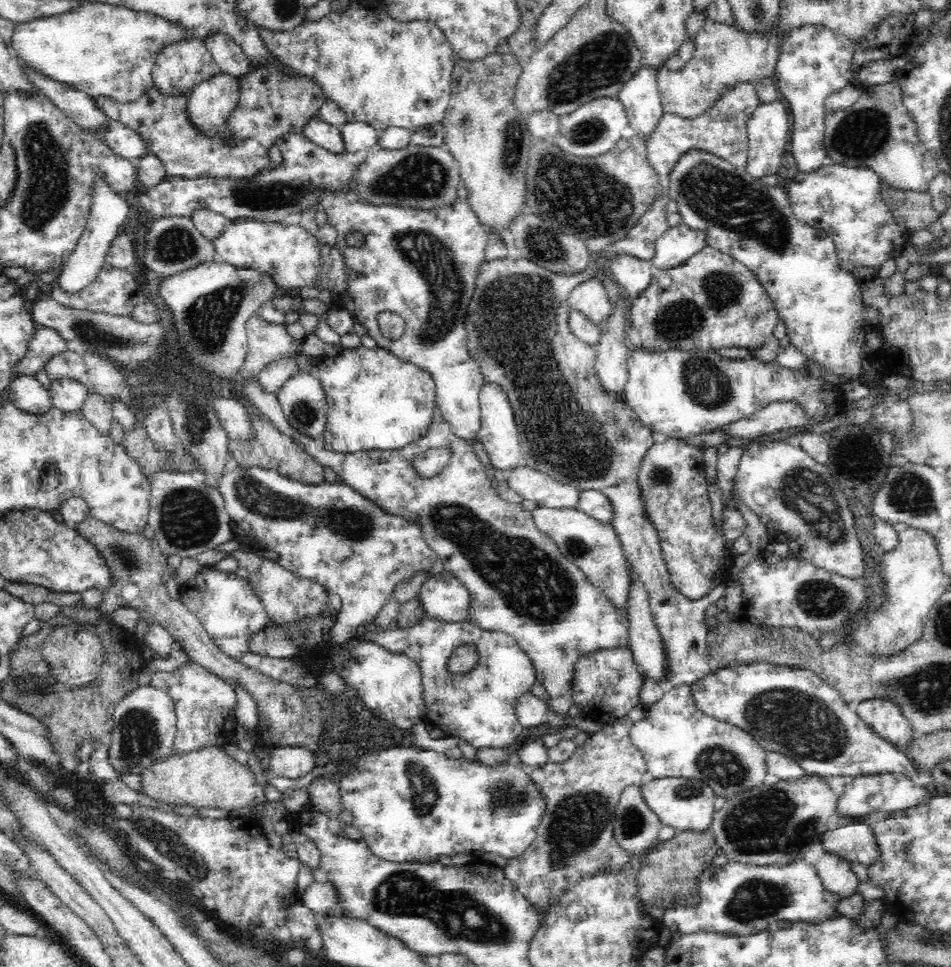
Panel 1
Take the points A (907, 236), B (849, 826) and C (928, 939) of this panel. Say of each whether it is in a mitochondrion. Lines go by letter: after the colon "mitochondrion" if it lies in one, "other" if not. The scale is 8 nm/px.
A: other
B: other
C: mitochondrion

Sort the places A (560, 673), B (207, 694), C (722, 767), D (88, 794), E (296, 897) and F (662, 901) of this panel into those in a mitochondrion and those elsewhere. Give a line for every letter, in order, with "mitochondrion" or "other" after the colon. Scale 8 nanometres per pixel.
A: other
B: other
C: mitochondrion
D: other
E: other
F: other

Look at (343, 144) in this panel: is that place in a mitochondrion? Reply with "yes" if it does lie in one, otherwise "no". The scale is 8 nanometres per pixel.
no

